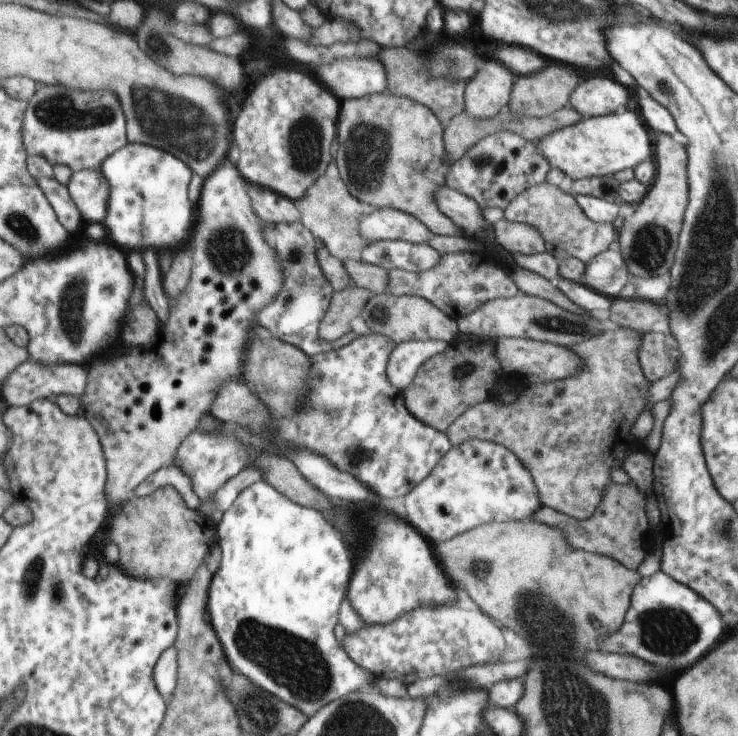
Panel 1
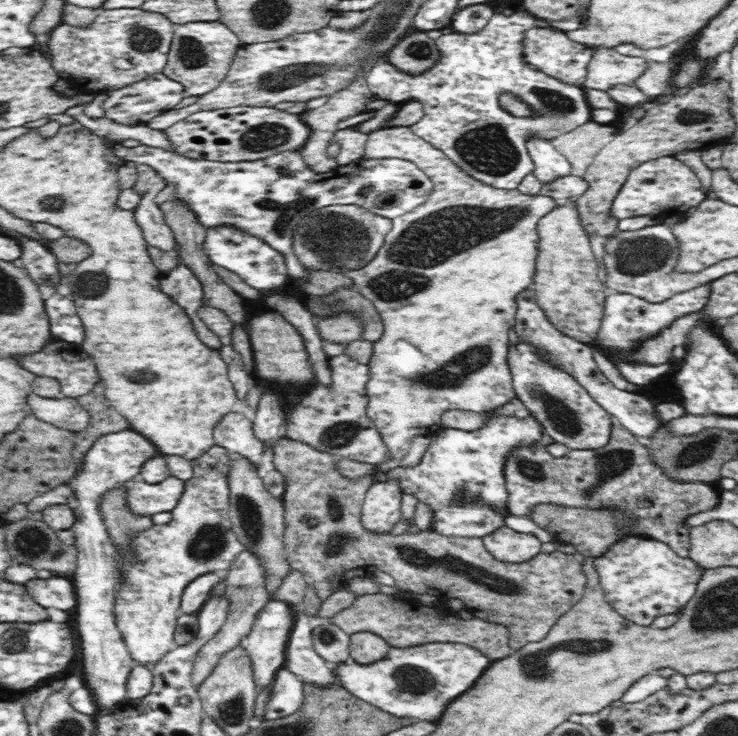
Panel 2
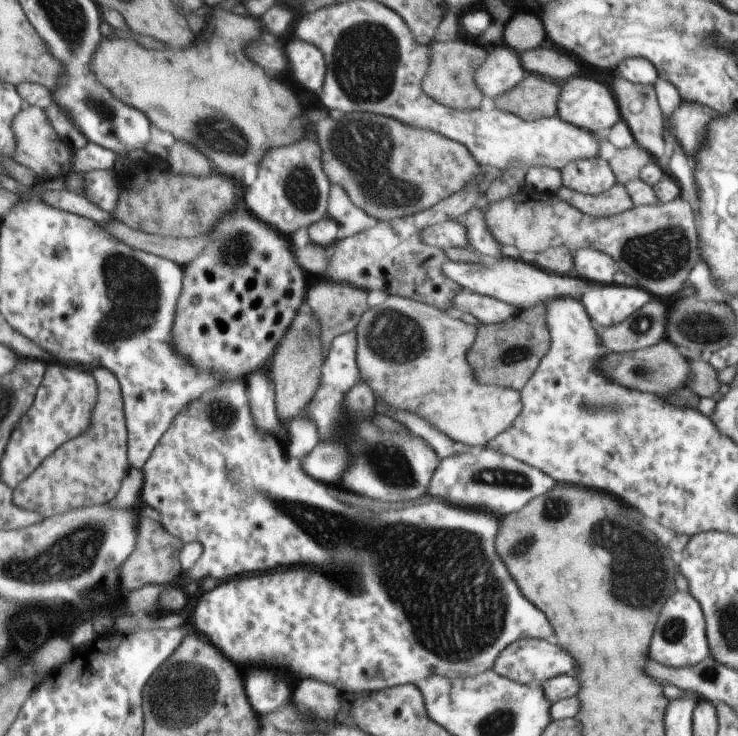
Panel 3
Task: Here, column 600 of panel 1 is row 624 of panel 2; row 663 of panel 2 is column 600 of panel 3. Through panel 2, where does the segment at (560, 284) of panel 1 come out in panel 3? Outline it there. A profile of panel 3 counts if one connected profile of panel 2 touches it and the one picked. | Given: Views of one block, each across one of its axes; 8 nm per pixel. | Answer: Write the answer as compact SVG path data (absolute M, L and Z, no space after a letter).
M591 283L584 290L580 301L593 324L603 329L622 324L636 310L648 304L653 297L640 286Z

